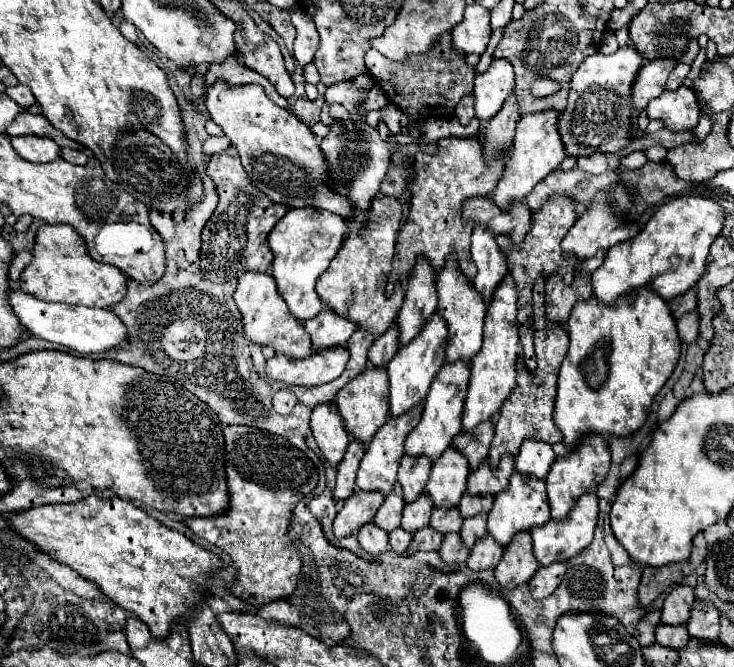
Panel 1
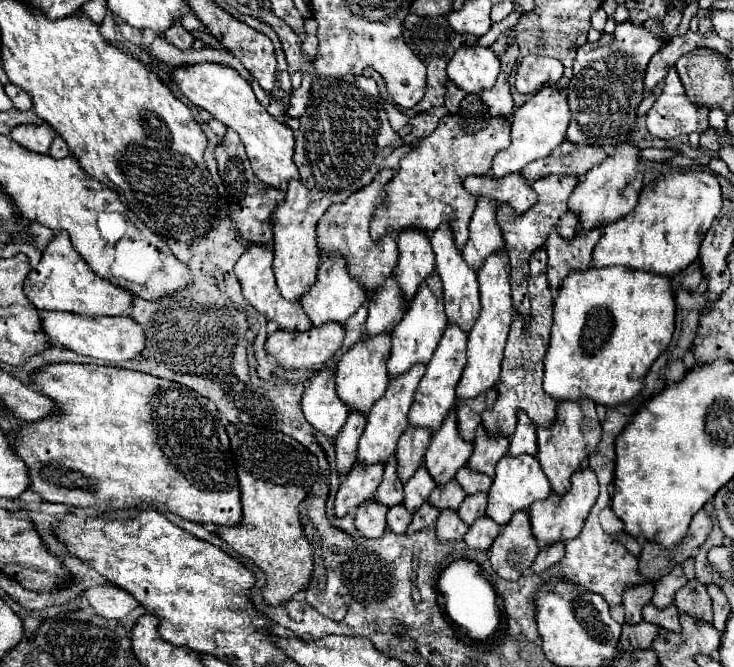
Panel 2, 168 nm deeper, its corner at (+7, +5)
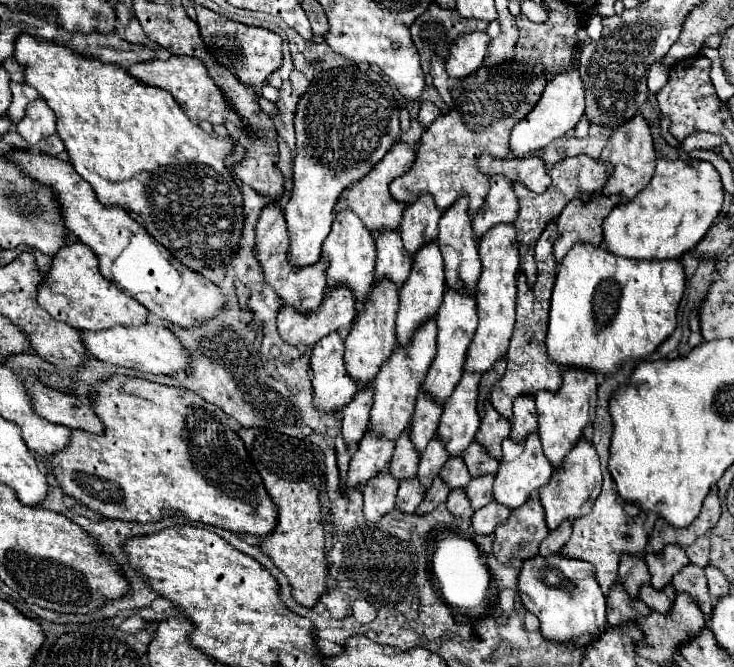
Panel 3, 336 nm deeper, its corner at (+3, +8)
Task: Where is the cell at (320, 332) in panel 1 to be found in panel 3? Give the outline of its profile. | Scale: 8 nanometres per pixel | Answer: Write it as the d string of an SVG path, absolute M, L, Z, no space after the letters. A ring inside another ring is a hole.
M342 211L336 213L332 231L326 237L322 245L322 259L328 261L326 269L326 285L328 289L334 289L338 285L348 287L356 303L364 303L372 283L374 283L374 261L376 261L376 249L374 249L374 237L368 233L368 229L362 225L356 213Z

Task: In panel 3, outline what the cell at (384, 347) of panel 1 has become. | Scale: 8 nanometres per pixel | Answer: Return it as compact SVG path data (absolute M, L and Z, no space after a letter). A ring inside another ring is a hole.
M382 231L376 239L378 257L376 257L376 275L374 281L380 283L384 279L392 281L398 289L406 283L406 277L412 269L412 257L402 247L402 239L398 231Z

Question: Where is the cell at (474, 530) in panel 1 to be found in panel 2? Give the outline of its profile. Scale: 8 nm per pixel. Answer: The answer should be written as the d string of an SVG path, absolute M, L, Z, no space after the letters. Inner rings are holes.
M478 492L478 494L470 494L470 496L466 496L464 502L462 502L462 506L458 508L460 518L462 518L468 526L474 524L476 518L484 516L484 512L486 512L486 494L484 494L484 492Z

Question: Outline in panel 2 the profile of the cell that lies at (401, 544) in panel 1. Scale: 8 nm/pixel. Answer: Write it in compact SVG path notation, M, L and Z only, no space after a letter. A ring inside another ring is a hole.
M404 502L388 508L388 526L390 526L394 532L404 534L406 528L408 528L408 524L410 524L410 520L412 520L412 514L406 512Z

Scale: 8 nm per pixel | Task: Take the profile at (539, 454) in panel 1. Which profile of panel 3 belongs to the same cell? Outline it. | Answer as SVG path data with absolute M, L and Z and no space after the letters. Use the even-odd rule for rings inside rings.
M524 395L514 401L514 419L512 419L510 439L514 443L522 443L526 441L530 433L536 433L536 407L534 407L534 397Z

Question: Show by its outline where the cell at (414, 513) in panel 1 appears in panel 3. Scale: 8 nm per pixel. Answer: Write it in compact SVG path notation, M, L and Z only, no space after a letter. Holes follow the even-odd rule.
M432 439L430 443L428 443L428 447L426 447L426 451L422 453L422 457L420 457L420 463L418 463L418 481L420 481L420 485L424 487L424 489L428 489L430 485L432 485L432 481L434 481L434 477L440 473L440 469L442 469L442 465L448 461L448 453L446 453L446 449L444 449L444 445L442 445L442 441L440 439Z

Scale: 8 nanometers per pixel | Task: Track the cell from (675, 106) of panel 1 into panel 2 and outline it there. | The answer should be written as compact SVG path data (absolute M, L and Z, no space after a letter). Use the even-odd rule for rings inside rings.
M670 68L662 94L646 116L646 126L652 136L672 140L682 134L708 130L708 108L696 106L688 100L676 68Z

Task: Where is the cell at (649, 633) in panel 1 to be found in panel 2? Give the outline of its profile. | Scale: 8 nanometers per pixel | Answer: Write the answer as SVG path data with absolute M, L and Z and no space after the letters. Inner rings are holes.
M650 582L646 584L636 584L636 586L628 586L624 590L624 608L626 608L626 622L628 624L638 624L642 620L642 608L644 604L648 604L652 600L652 592L654 586Z

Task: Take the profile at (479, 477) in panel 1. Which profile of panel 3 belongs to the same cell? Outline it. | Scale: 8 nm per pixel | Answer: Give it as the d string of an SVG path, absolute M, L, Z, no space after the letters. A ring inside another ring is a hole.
M486 403L486 415L476 433L476 441L496 461L502 459L502 441L510 435L510 421L504 419L490 403Z

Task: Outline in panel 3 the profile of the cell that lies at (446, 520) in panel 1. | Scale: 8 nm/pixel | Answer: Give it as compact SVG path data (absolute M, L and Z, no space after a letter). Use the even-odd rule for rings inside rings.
M450 457L446 465L440 471L440 479L450 487L450 489L466 489L470 483L470 473L462 461L462 457Z

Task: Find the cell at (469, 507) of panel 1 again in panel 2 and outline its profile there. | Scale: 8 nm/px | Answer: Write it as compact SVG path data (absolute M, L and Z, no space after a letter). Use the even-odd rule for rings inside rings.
M462 466L456 472L456 480L460 482L460 486L466 490L466 494L476 494L476 492L486 492L492 484L492 478L482 474L482 472L474 472L468 466Z

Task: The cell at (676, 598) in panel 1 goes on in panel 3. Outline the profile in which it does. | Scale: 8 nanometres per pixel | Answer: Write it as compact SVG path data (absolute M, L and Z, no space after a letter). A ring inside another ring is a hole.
M666 545L666 551L662 551L662 555L646 553L644 559L646 559L650 575L652 575L652 587L658 591L662 591L666 585L670 585L674 573L682 571L690 563L688 555L678 545Z

